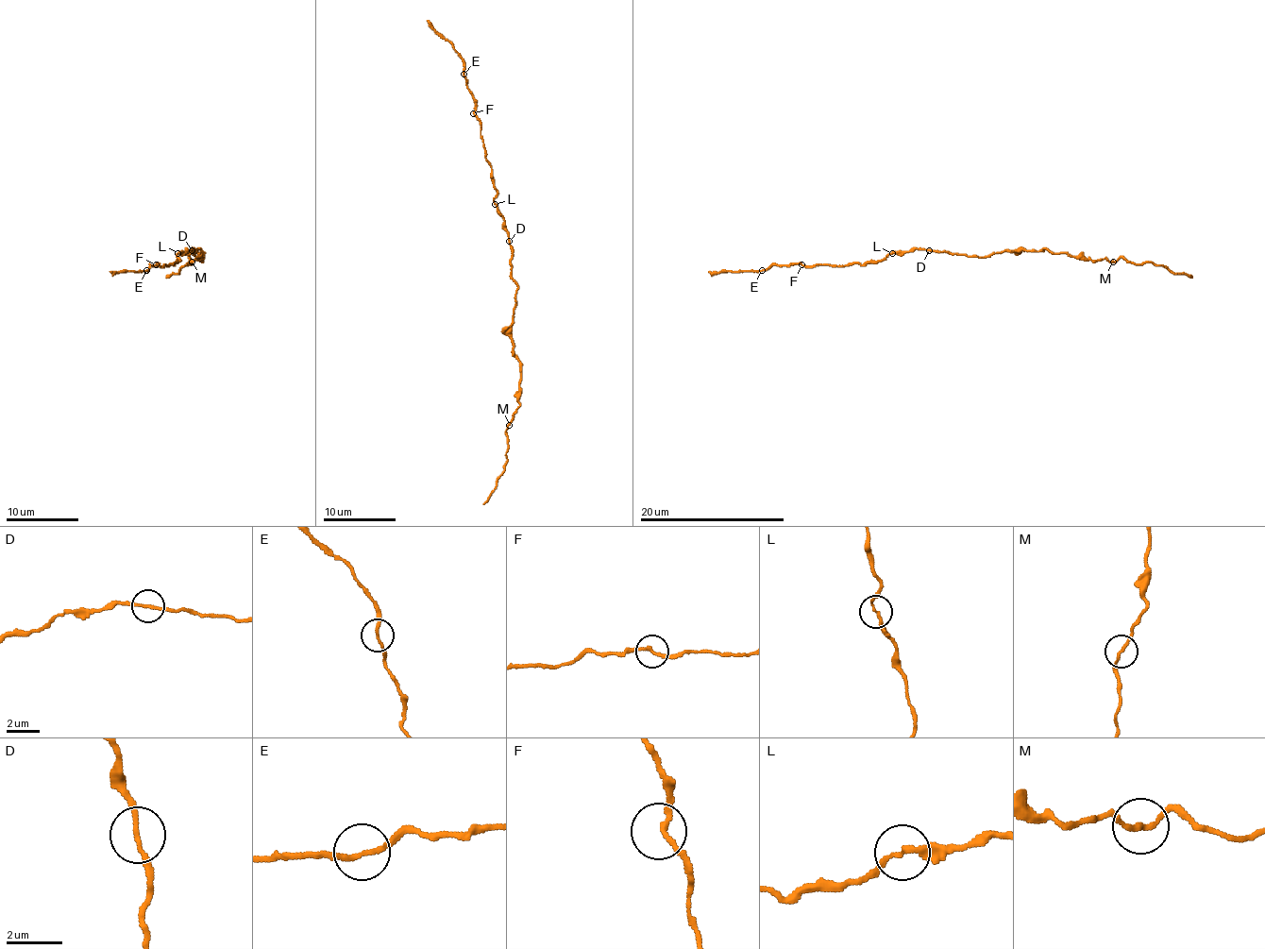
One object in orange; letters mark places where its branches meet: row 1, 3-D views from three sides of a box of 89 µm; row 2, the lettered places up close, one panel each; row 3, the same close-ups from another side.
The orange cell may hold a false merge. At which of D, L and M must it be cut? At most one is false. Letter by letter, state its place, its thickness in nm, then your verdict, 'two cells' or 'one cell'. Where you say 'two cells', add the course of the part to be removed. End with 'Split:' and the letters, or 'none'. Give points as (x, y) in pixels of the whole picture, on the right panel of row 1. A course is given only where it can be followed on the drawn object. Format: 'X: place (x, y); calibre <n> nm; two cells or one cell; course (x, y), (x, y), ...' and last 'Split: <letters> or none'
D: place (929, 250); calibre 160 nm; one cell
L: place (892, 253); calibre 160 nm; one cell
M: place (1113, 262); calibre 180 nm; one cell
Split: none

